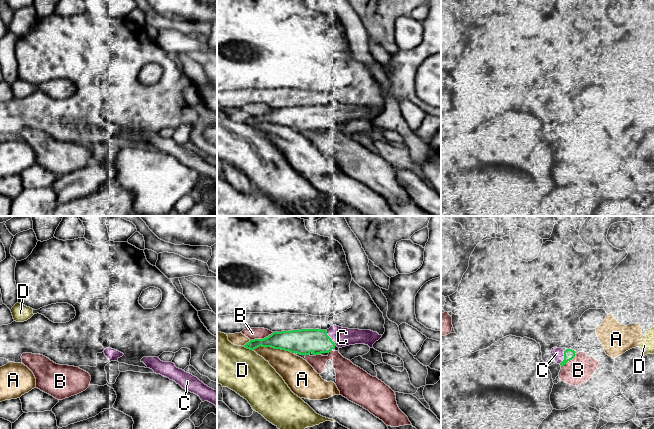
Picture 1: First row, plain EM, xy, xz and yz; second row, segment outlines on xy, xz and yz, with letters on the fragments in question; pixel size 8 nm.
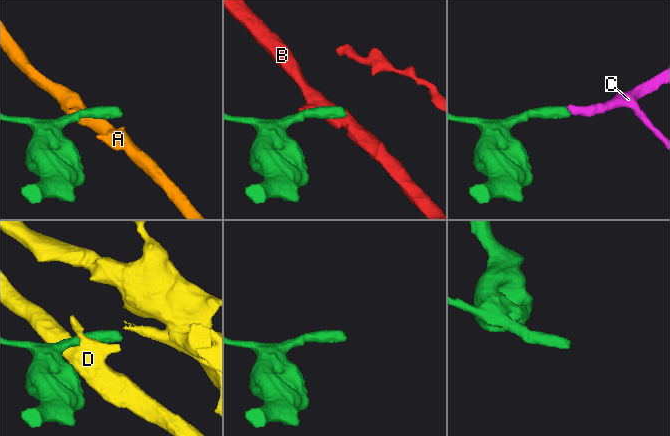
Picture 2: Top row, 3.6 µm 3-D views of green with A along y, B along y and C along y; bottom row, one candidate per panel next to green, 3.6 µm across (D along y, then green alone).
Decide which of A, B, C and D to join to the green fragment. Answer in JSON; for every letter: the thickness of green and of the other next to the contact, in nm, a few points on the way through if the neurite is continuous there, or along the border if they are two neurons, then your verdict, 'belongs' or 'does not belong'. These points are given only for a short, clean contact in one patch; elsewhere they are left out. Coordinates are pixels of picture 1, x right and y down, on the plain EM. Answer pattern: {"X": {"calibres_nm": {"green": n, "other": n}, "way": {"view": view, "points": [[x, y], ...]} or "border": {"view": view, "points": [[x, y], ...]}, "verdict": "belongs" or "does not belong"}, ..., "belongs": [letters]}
{"A": {"calibres_nm": {"green": 200, "other": 240}, "border": {"view": "xz", "points": [[253, 125], [259, 122], [270, 122], [293, 129]]}, "verdict": "does not belong"}, "B": {"calibres_nm": {"green": 170, "other": 100}, "verdict": "does not belong"}, "C": {"calibres_nm": {"green": 200, "other": 150}, "verdict": "belongs"}, "D": {"calibres_nm": {"green": 140, "other": 360}, "verdict": "does not belong"}, "belongs": ["C"]}

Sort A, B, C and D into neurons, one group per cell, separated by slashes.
A / B / C / D

